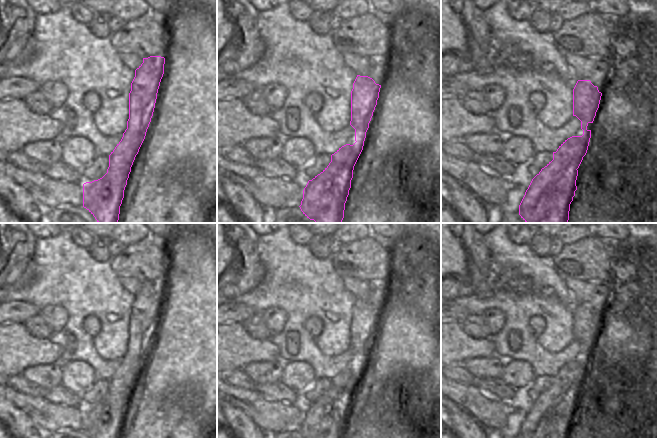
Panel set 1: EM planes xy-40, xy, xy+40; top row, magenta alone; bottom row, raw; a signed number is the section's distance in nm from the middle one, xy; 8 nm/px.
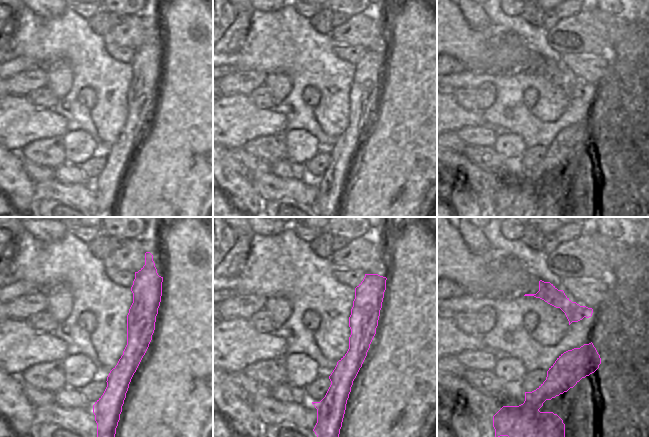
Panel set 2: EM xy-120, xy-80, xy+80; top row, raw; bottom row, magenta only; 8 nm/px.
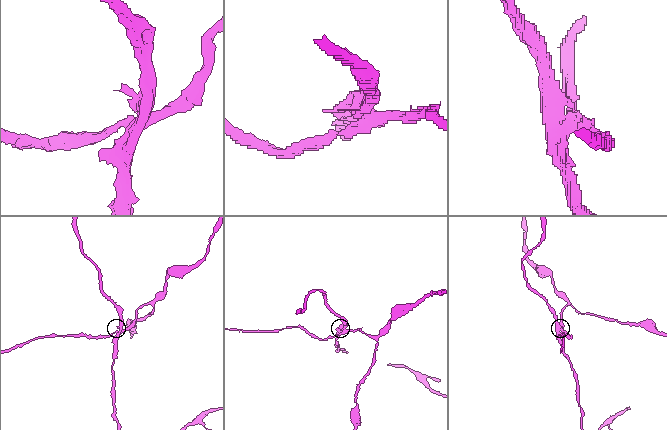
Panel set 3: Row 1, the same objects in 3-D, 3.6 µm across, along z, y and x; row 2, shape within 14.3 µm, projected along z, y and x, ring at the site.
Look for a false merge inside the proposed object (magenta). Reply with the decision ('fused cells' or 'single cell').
fused cells

